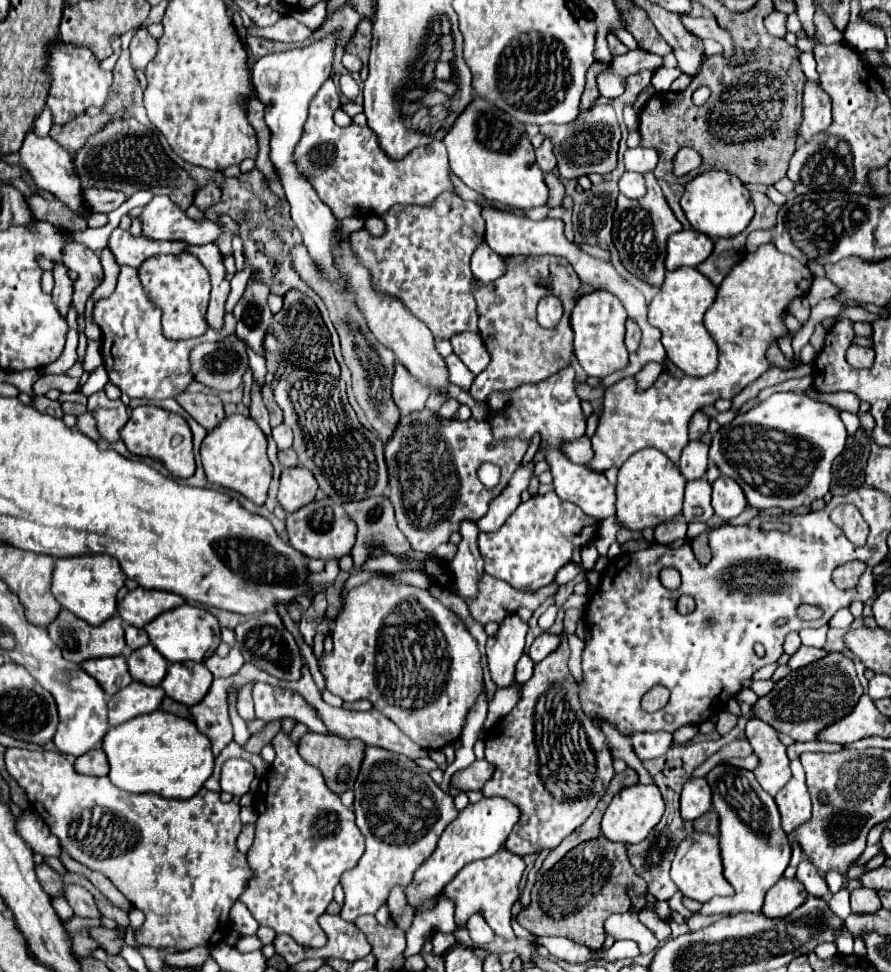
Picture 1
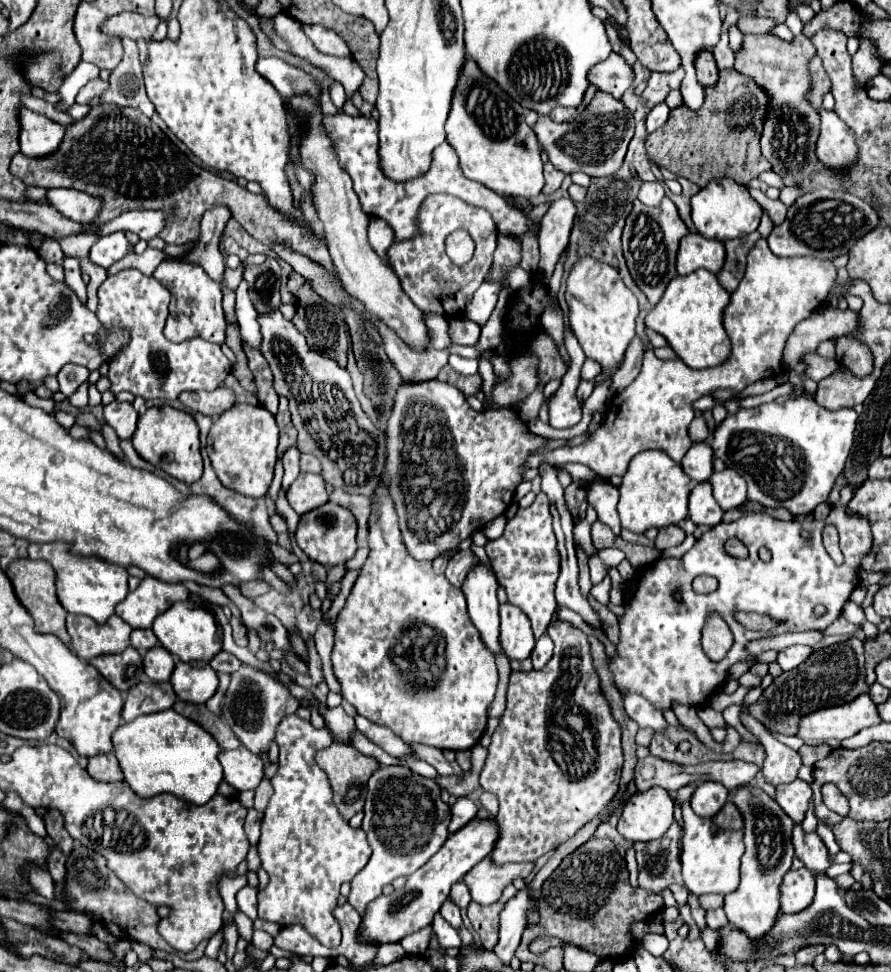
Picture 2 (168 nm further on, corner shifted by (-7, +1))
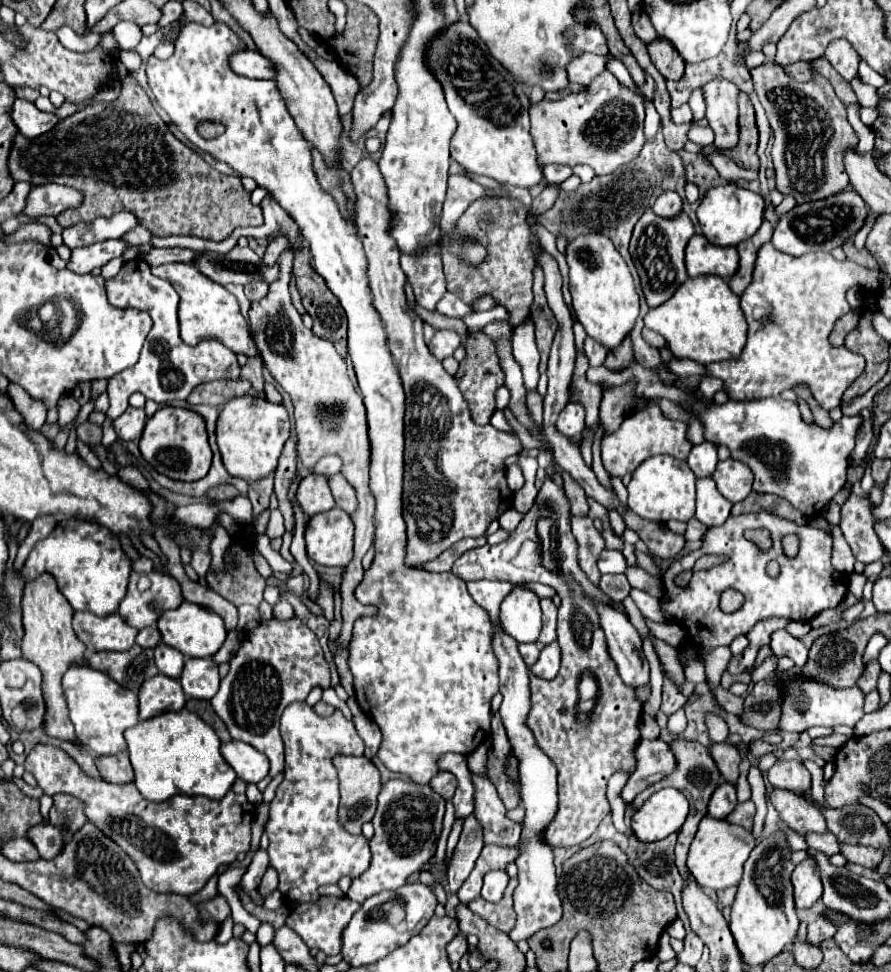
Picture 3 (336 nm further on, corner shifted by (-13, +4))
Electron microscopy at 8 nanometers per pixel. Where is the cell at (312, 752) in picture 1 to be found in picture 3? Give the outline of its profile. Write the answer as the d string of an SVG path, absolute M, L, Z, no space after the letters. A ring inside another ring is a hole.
M336 755L332 759L336 771L338 771L338 779L340 779L340 823L342 827L352 833L358 835L362 833L362 825L366 821L372 821L374 811L376 811L376 797L380 791L380 771L376 769L376 765L368 759L368 757L348 757L348 755Z

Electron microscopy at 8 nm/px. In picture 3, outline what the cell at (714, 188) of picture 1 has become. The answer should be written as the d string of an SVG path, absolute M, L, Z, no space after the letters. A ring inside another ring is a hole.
M734 183L708 189L698 207L698 221L702 233L714 245L738 245L740 241L746 241L760 229L762 219L764 219L764 199L758 193L752 193Z

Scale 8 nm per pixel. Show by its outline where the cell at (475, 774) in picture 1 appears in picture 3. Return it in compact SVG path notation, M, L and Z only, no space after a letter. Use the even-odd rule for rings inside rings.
M438 771L432 781L430 781L430 787L440 793L444 799L452 799L454 797L454 791L458 787L458 781L454 781L454 775L450 771Z

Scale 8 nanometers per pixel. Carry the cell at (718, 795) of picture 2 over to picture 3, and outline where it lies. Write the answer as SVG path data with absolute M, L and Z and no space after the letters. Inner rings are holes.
M720 783L718 789L712 793L708 803L708 815L716 819L726 819L726 815L736 807L736 789L734 785Z

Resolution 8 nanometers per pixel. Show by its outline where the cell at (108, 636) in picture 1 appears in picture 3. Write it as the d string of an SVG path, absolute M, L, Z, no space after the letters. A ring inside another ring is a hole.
M74 613L72 627L88 651L126 651L134 645L136 629L126 625L118 613L96 617L94 613Z

